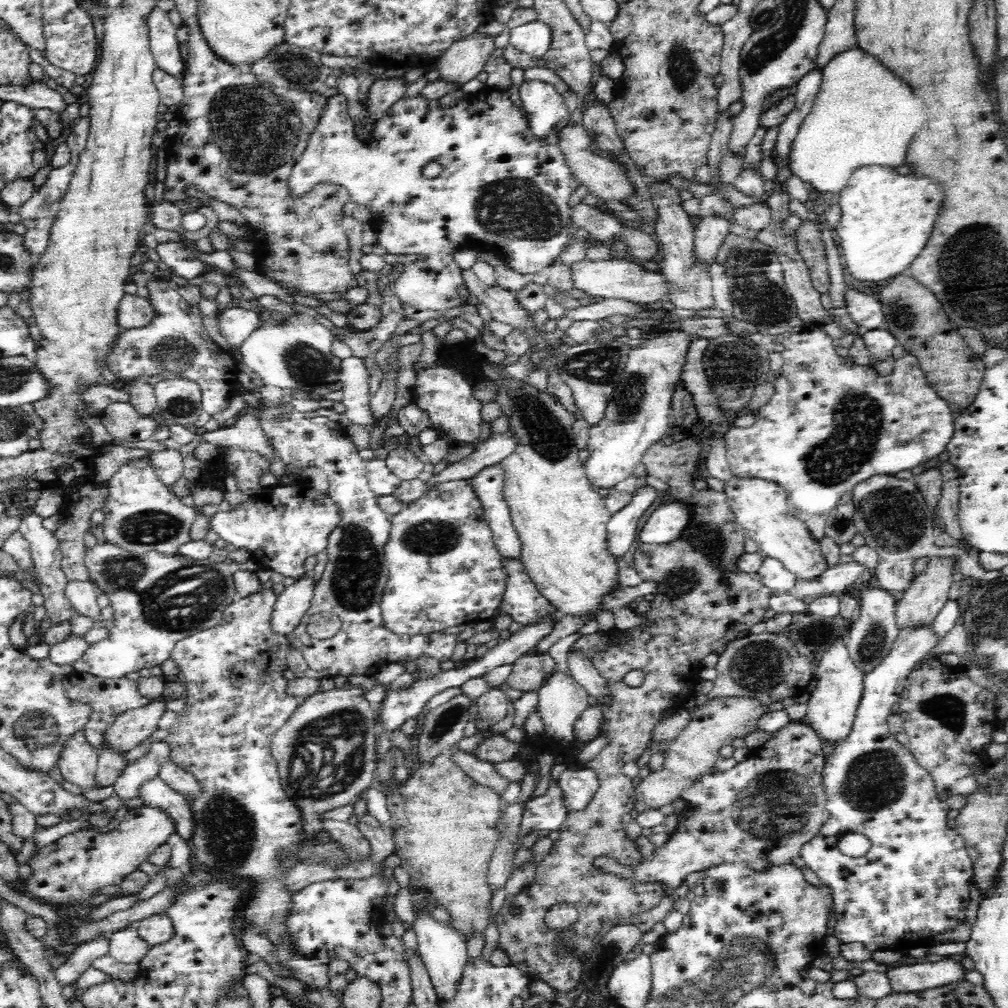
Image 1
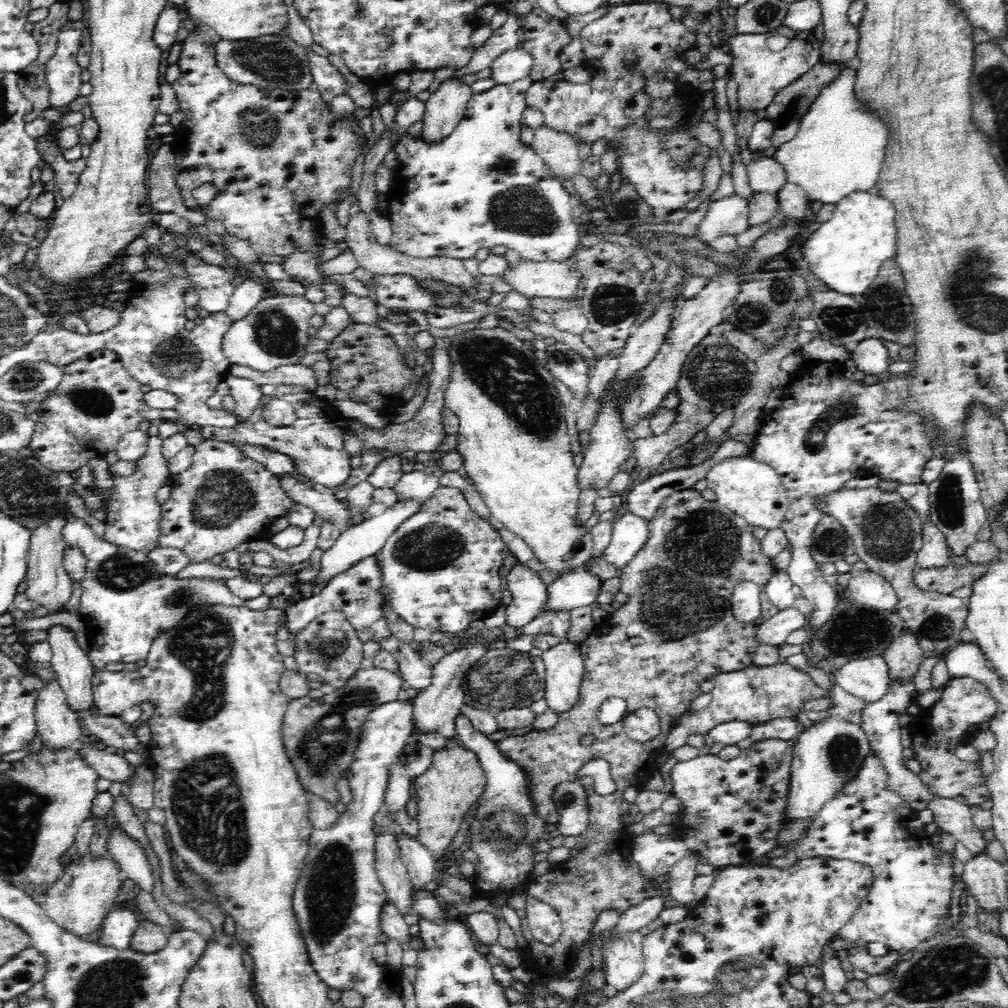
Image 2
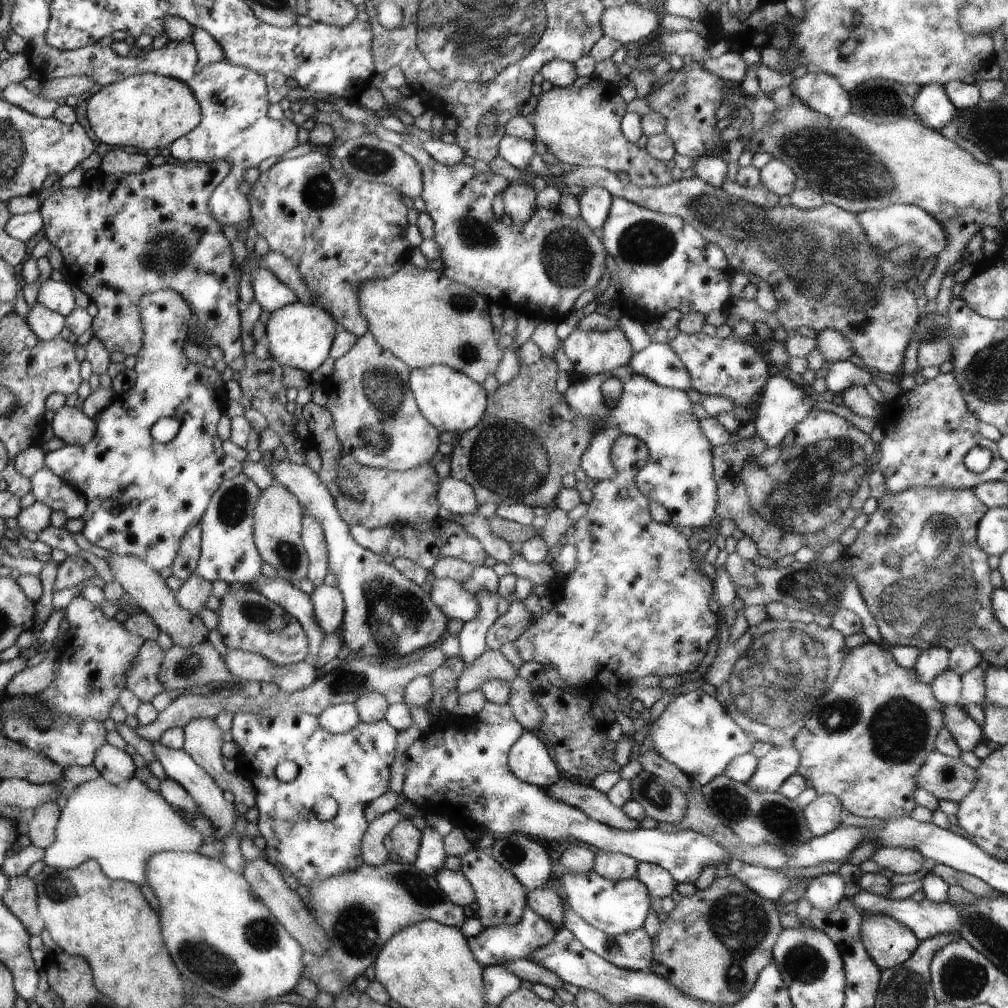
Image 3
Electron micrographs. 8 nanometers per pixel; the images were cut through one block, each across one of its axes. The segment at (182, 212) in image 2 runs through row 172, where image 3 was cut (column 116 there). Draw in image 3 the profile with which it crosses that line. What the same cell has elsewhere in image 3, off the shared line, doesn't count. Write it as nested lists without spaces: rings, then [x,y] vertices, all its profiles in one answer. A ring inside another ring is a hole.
[[[112,148],[101,160],[98,171],[112,178],[112,176],[138,174],[148,166],[150,166],[149,159],[144,154]]]

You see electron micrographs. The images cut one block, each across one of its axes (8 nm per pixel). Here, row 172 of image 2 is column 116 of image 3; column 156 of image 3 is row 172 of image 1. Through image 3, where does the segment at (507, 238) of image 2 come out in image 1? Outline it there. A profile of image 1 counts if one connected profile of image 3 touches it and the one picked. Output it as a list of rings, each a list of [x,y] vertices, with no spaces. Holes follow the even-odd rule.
[[[484,86],[479,92],[472,95],[465,95],[464,99],[459,100],[458,103],[453,104],[451,107],[442,107],[438,99],[428,100],[420,94],[411,97],[402,97],[377,121],[372,140],[368,144],[364,144],[356,138],[354,120],[352,120],[348,113],[347,104],[347,98],[340,93],[327,98],[327,106],[324,107],[323,114],[319,118],[319,123],[308,139],[307,147],[291,168],[288,184],[290,184],[293,197],[303,197],[309,189],[314,188],[316,184],[322,184],[322,182],[332,182],[332,184],[344,186],[350,193],[352,202],[356,202],[356,205],[366,206],[372,212],[373,216],[370,224],[376,230],[378,245],[384,247],[390,254],[418,254],[427,257],[427,260],[420,260],[404,265],[403,272],[398,275],[398,278],[391,286],[394,293],[398,295],[398,298],[402,302],[404,319],[418,320],[423,323],[428,319],[437,319],[443,316],[445,310],[456,308],[456,306],[472,301],[472,295],[468,291],[468,287],[466,287],[464,278],[462,277],[462,269],[454,265],[454,252],[463,251],[464,249],[476,250],[477,252],[492,251],[496,256],[500,256],[501,260],[508,267],[522,275],[540,274],[544,268],[552,265],[560,258],[567,242],[569,242],[568,225],[571,223],[572,216],[571,208],[568,205],[573,191],[570,187],[570,170],[566,162],[564,162],[564,155],[561,154],[558,145],[549,144],[547,140],[532,134],[527,118],[522,113],[522,109],[512,102],[507,90]],[[428,162],[442,164],[444,166],[444,172],[438,178],[426,180],[420,170]]]

